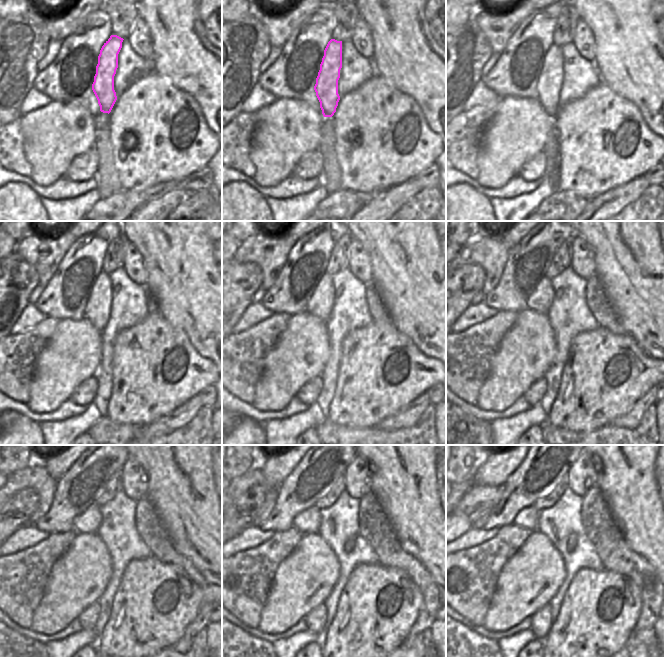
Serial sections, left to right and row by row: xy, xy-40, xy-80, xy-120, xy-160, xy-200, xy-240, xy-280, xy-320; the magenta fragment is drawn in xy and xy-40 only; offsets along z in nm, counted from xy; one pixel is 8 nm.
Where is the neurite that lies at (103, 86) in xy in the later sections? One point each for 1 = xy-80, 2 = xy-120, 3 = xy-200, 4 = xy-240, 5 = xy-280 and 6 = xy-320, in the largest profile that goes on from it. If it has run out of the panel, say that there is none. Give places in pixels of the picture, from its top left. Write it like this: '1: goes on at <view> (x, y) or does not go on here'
1: goes on at xy-80 (549, 83)
2: goes on at xy-120 (97, 310)
3: goes on at xy-200 (541, 298)
4: goes on at xy-240 (89, 522)
5: goes on at xy-280 (310, 524)
6: goes on at xy-320 (531, 522)

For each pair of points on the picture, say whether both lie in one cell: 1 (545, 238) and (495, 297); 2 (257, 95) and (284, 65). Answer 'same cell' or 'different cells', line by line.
1: same cell
2: different cells

